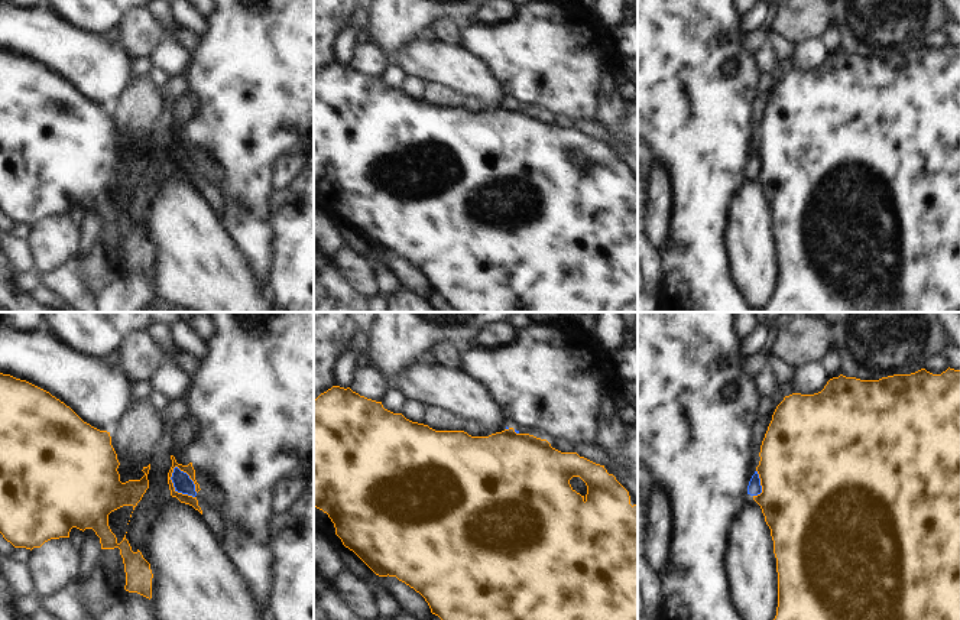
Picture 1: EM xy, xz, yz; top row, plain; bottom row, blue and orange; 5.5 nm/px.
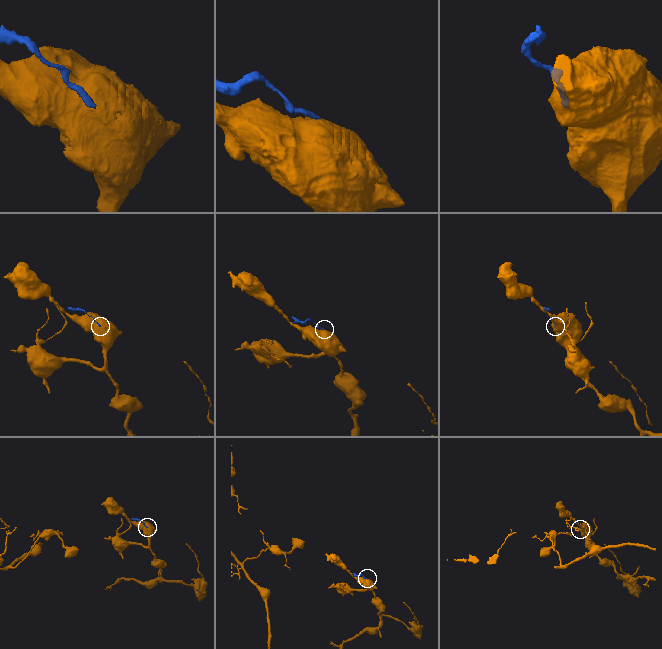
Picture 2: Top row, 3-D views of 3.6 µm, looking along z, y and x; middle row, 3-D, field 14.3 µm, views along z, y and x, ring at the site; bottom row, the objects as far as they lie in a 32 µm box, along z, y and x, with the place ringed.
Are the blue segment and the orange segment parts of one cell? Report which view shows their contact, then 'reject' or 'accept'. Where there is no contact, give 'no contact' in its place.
xy | reject

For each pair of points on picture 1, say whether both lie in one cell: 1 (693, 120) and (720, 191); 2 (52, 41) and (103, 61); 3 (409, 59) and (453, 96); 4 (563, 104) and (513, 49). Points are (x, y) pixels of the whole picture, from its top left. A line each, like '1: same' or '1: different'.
1: same
2: same
3: different
4: same

